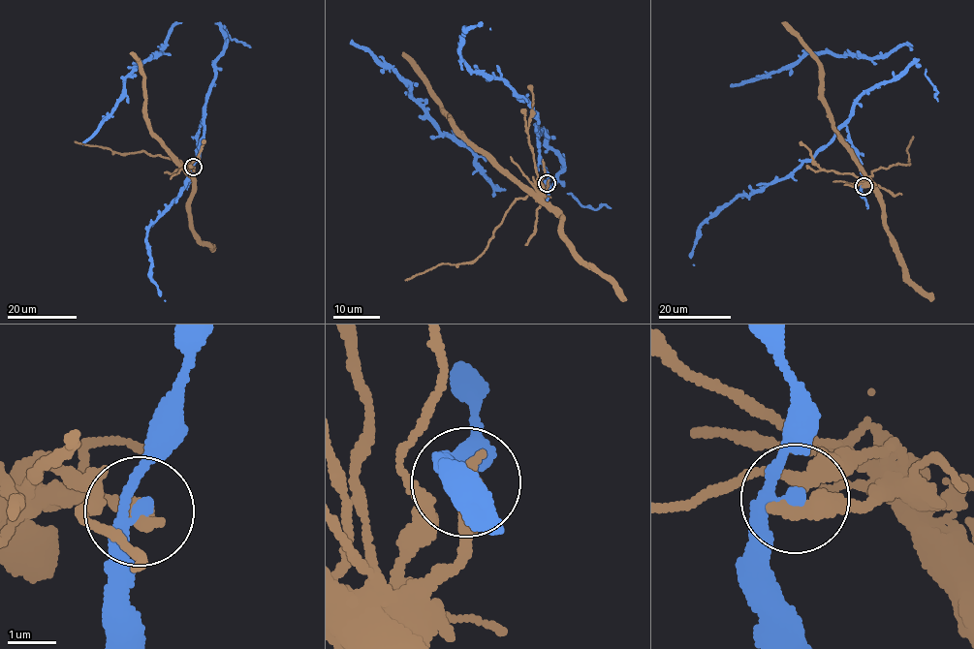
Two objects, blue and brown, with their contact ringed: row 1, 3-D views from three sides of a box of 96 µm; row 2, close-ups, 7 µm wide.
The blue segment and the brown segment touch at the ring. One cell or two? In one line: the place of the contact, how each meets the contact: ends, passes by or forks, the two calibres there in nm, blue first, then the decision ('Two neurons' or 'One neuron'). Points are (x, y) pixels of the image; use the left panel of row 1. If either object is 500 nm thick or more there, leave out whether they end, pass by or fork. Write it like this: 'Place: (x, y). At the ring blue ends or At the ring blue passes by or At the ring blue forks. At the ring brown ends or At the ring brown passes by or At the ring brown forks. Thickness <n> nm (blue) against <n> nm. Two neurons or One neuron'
Place: (193, 167). At the ring blue passes by. At the ring brown ends. Thickness 240 nm (blue) against 460 nm. Two neurons

